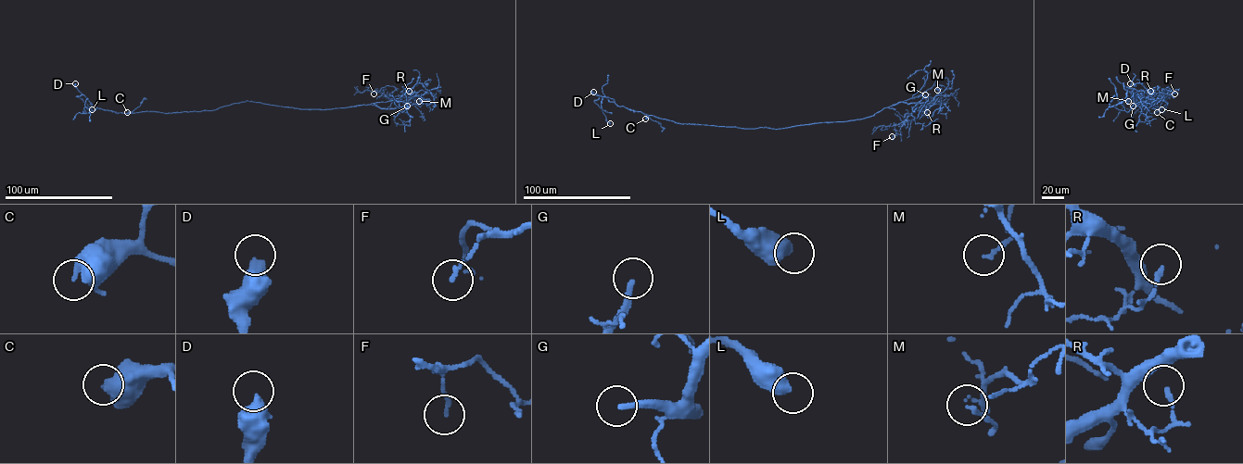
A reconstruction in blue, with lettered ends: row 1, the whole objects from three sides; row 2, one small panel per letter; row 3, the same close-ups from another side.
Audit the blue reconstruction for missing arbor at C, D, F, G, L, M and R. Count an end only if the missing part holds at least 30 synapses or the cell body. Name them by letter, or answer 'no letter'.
G

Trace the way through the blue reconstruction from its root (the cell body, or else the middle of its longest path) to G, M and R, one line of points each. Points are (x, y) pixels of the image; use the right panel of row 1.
G: (1166, 102), (1160, 109), (1145, 104), (1142, 108), (1133, 106)
M: (1166, 102), (1160, 109), (1145, 104), (1142, 108), (1136, 106), (1142, 100), (1138, 96), (1132, 96), (1128, 101)
R: (1166, 102), (1160, 109), (1145, 104), (1140, 108), (1150, 91)

